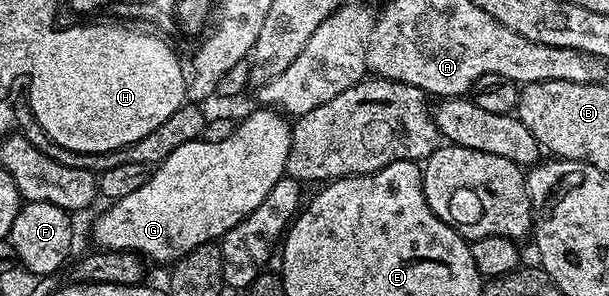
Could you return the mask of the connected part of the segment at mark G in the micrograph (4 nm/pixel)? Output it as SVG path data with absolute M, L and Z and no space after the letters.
M267 106L257 109L233 127L230 138L222 142L210 142L203 138L186 142L186 146L178 146L170 158L155 165L148 180L142 182L138 190L115 201L93 222L95 247L109 252L135 254L145 261L153 260L156 264L168 266L198 246L219 241L231 228L238 226L238 222L245 220L262 203L262 198L274 190L274 182L286 175L284 167L290 154L292 124L279 111Z

